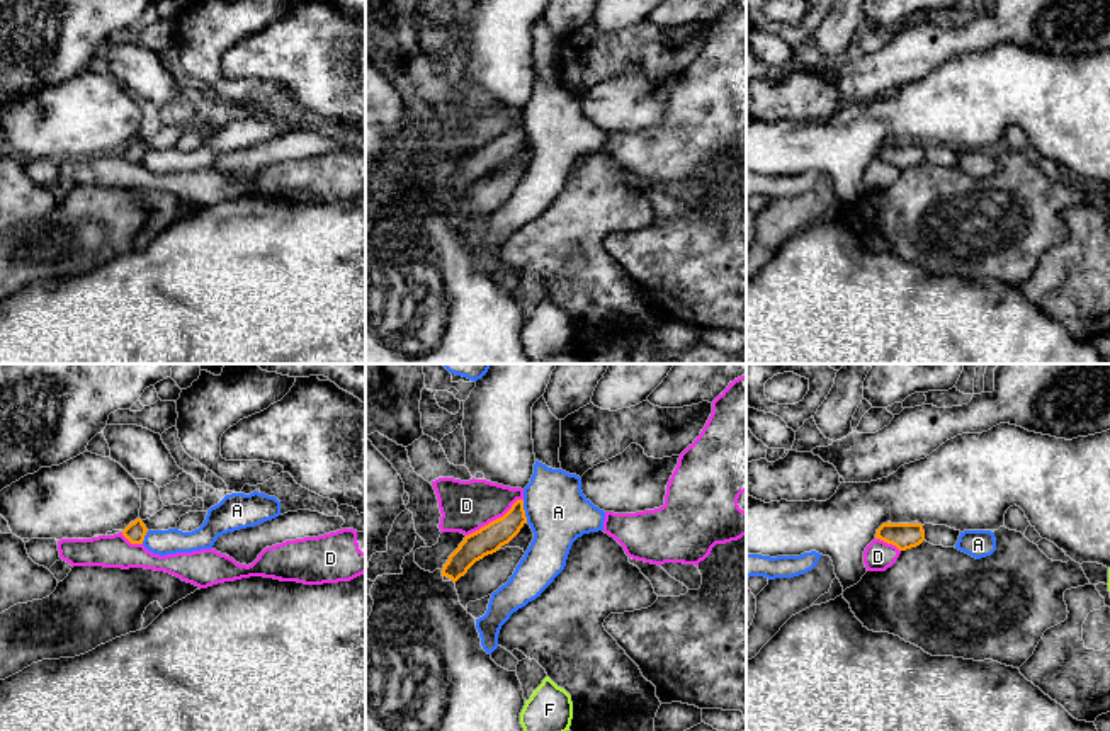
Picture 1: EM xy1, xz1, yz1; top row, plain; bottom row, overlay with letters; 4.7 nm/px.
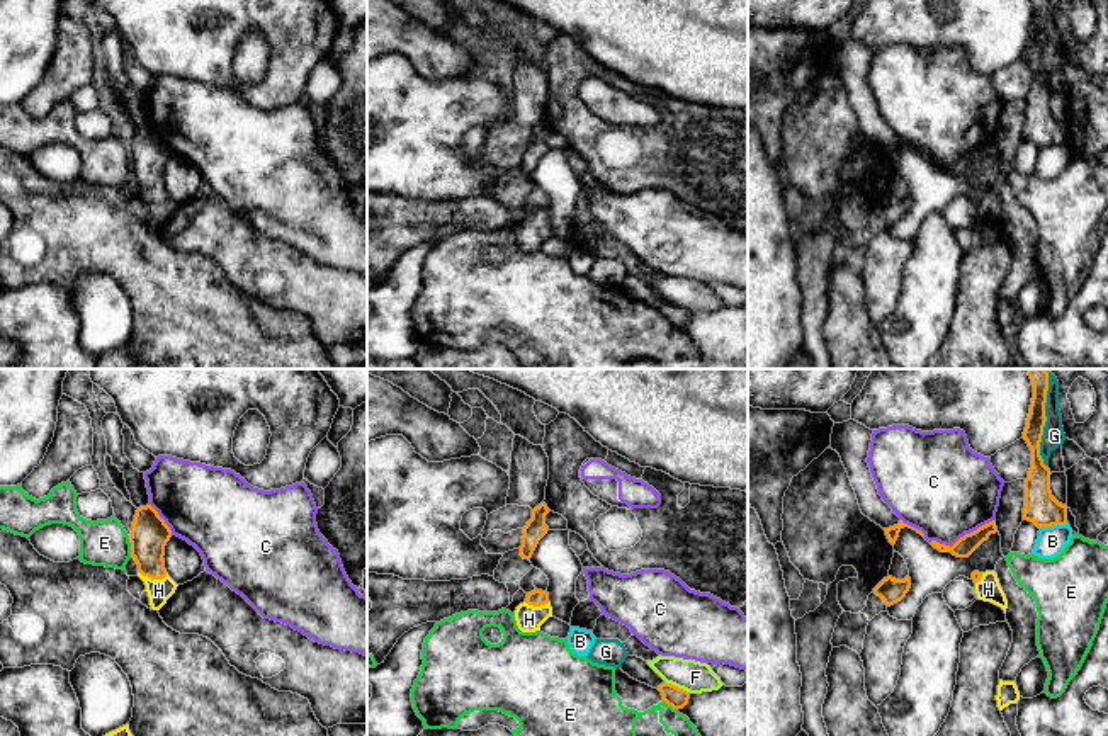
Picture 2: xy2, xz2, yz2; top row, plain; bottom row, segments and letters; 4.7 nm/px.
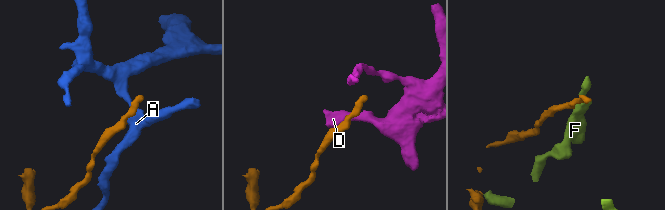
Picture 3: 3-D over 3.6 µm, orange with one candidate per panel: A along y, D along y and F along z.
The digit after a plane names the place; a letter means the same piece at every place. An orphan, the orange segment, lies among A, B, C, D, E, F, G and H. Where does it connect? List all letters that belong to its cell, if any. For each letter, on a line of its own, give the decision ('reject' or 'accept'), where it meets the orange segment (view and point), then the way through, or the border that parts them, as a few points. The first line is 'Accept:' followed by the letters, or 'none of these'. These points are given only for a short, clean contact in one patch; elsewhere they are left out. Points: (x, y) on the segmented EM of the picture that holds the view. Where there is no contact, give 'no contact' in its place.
Accept: H
A: reject; contact xz1 (524, 512); border xz1 (522, 500), (527, 522)
B: reject; contact yz2 (1054, 524); border yz2 (1068, 522), (1040, 529)
C: reject; contact yz2 (964, 536)
D: reject; contact xz1 (493, 521); border xz1 (522, 498), (502, 515), (466, 536)
E: reject; contact xy2 (131, 548)
F: reject; contact xz2 (677, 687)
G: reject; contact yz2 (1045, 420)
H: accept; contact xy2 (153, 578); way xy2 (150, 534), (150, 568), (153, 578), (158, 590)

